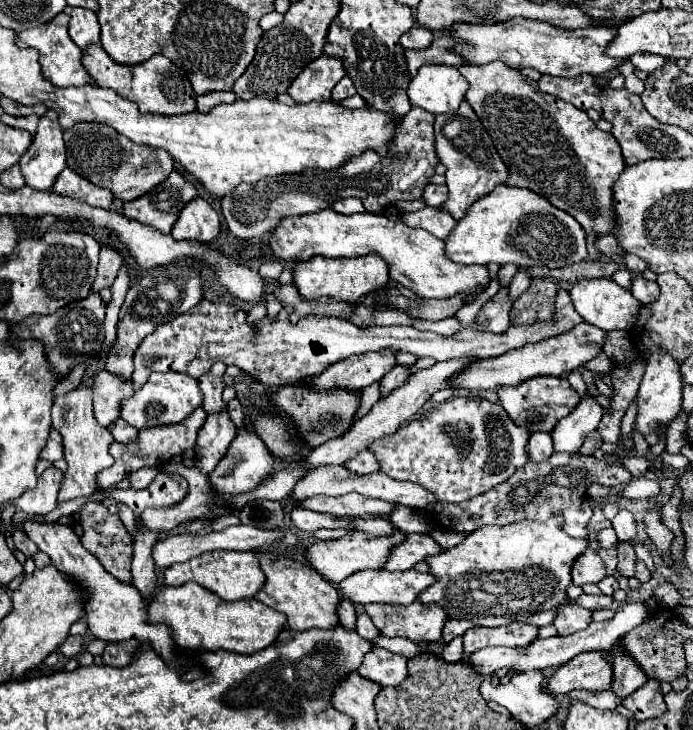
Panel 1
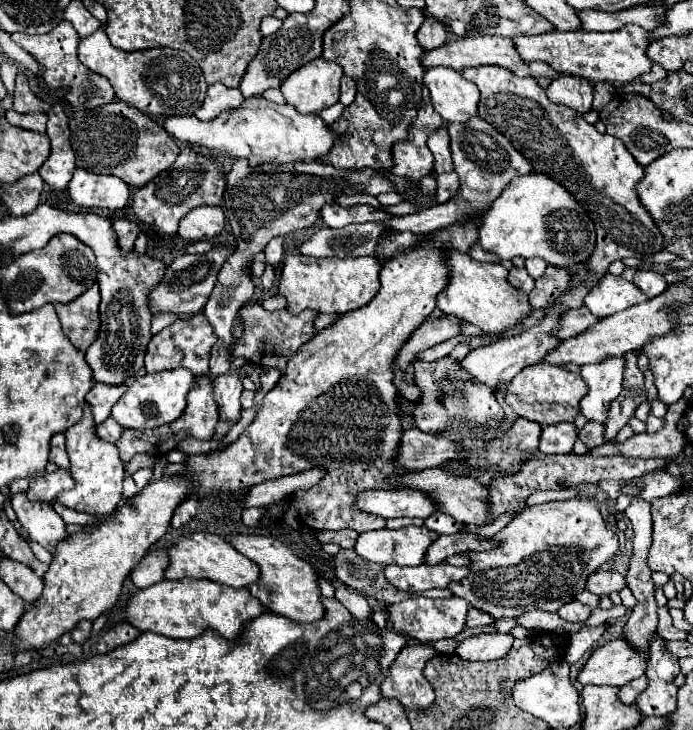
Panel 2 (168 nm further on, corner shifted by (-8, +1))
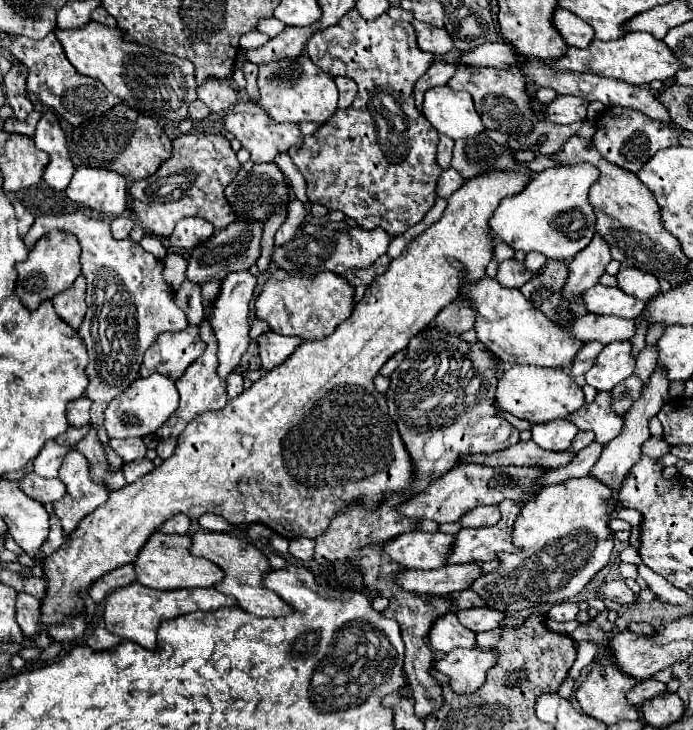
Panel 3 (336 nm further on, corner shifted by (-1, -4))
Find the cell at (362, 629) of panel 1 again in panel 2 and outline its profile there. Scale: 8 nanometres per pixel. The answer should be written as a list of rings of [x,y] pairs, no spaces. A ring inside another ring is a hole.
[[[333,579],[331,583],[333,583],[333,587],[335,587],[335,597],[337,597],[337,601],[341,601],[341,603],[351,611],[353,617],[357,617],[359,621],[371,619],[373,611],[371,611],[369,603],[367,603],[367,599],[365,599],[363,595],[359,595],[359,593],[349,593],[349,589],[345,589],[337,579]]]

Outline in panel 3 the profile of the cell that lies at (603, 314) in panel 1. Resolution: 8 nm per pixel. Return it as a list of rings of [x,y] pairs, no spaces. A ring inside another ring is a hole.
[[[600,284],[584,292],[584,302],[588,312],[614,314],[622,318],[638,318],[640,312],[646,308],[646,302],[624,294],[620,288],[608,288]]]

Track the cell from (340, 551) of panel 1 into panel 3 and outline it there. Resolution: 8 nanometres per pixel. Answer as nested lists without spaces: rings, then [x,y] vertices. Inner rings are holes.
[[[408,532],[384,546],[386,554],[404,568],[432,570],[446,564],[454,546],[454,534],[442,532]]]

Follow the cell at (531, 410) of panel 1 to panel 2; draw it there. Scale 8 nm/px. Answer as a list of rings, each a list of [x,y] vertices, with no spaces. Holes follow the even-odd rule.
[[[537,363],[513,377],[513,381],[507,385],[505,403],[519,415],[529,421],[539,423],[541,427],[563,423],[563,421],[575,421],[579,413],[579,401],[587,393],[587,385],[581,379],[579,373],[571,373],[561,367],[553,367],[547,363]]]

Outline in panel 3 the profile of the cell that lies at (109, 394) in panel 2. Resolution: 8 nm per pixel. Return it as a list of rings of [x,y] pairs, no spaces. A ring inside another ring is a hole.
[[[82,396],[82,398],[74,400],[74,402],[68,402],[68,406],[66,406],[66,418],[68,418],[68,422],[72,426],[82,428],[82,426],[90,424],[88,410],[90,410],[90,398]]]

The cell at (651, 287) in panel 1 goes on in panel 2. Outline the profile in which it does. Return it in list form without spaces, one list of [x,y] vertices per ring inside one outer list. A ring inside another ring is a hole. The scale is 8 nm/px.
[[[639,269],[639,271],[635,273],[635,277],[633,277],[633,283],[635,283],[649,299],[665,293],[665,289],[667,289],[667,283],[665,283],[663,275],[657,273],[657,271],[651,271],[651,269]]]

